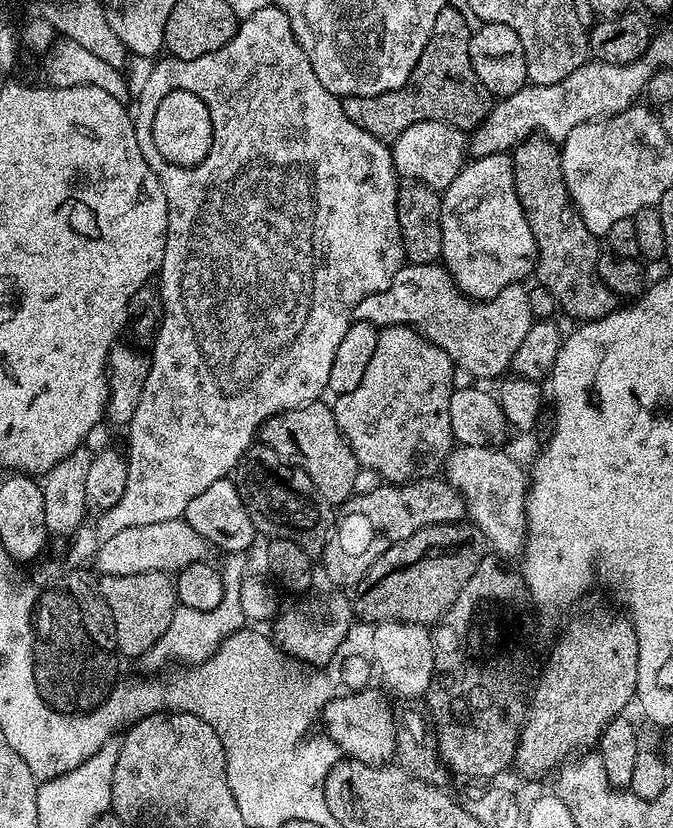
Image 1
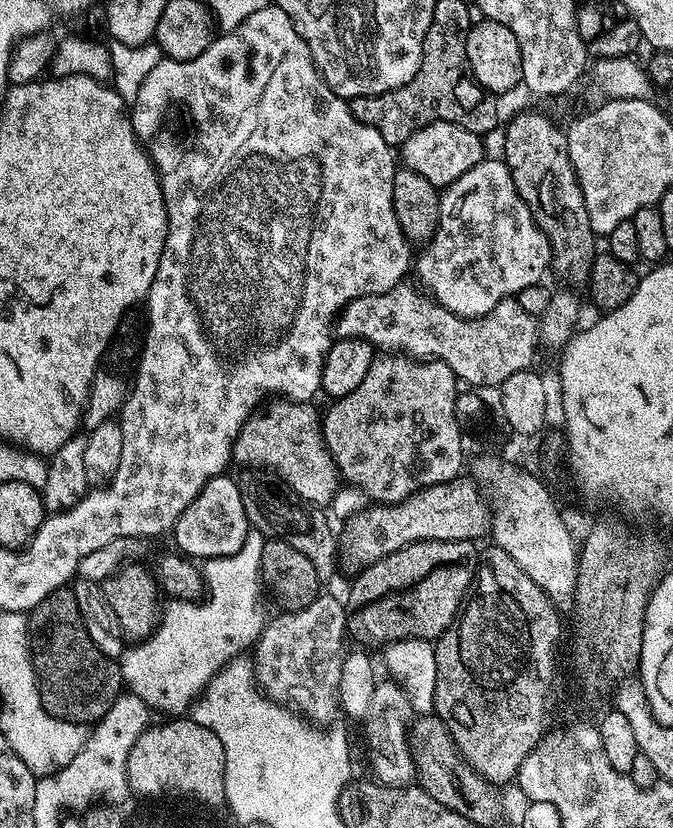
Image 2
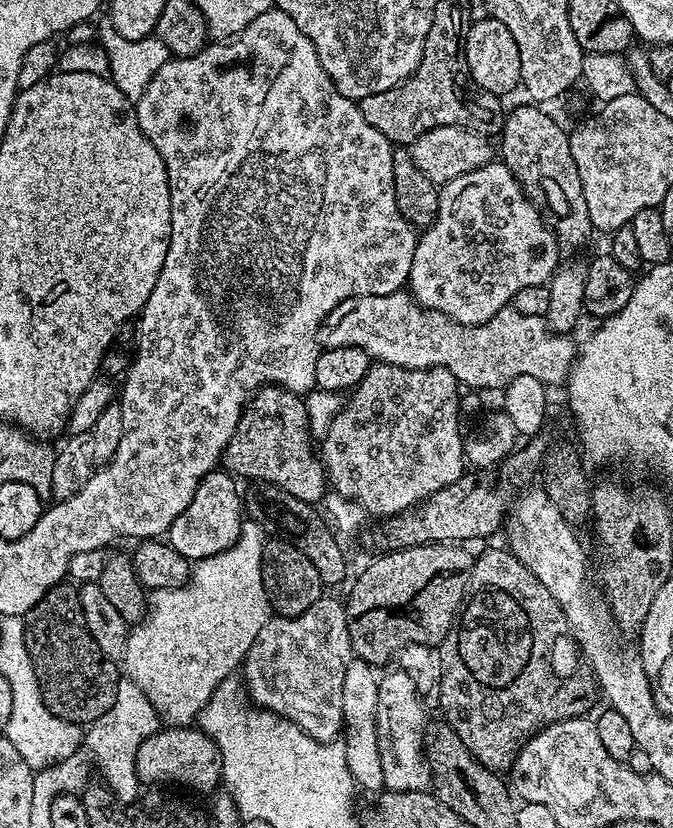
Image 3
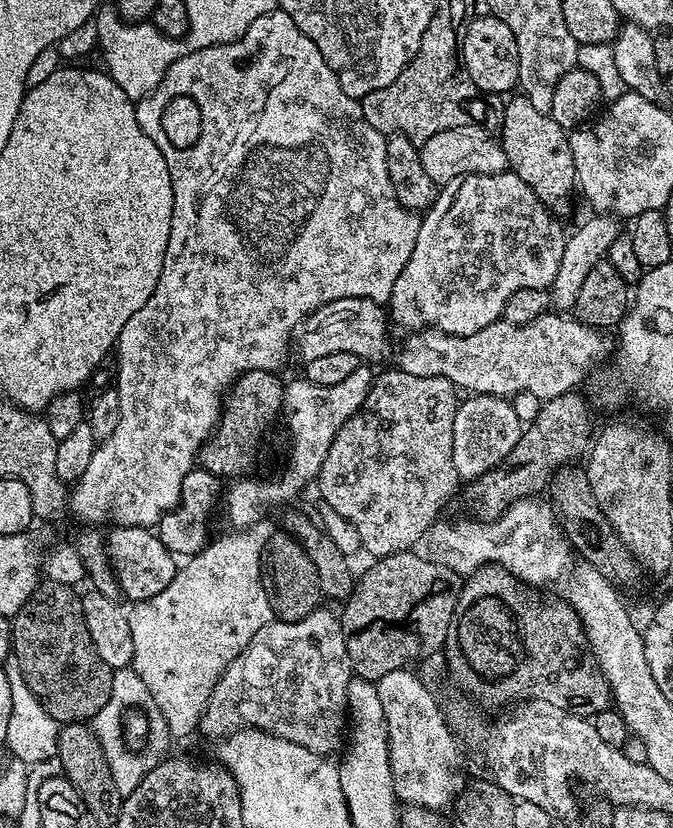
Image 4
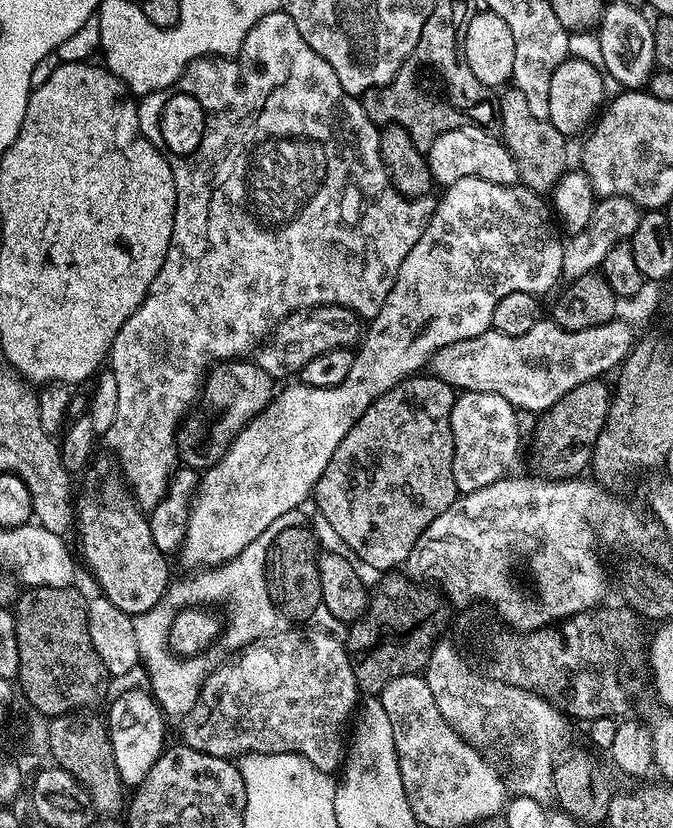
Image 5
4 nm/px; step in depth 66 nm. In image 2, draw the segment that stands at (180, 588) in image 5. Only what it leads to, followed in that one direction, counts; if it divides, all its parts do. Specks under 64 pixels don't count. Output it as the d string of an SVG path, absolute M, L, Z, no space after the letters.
M249 529L242 550L205 561L202 571L207 598L202 601L169 601L161 613L156 631L147 640L125 647L118 658L121 681L126 685L127 691L143 700L149 709L164 712L163 715L166 716L183 715L217 672L229 661L245 653L259 639L266 623L266 616L256 610L258 592L262 590L259 575L265 539L263 533Z

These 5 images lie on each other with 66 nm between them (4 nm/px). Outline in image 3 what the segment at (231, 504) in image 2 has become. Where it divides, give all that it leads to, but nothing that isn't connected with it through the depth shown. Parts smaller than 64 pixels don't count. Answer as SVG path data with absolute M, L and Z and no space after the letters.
M213 470L200 479L200 485L190 498L190 506L174 518L166 533L166 542L190 562L210 558L236 543L242 523L242 492L236 489L237 481L227 471Z

